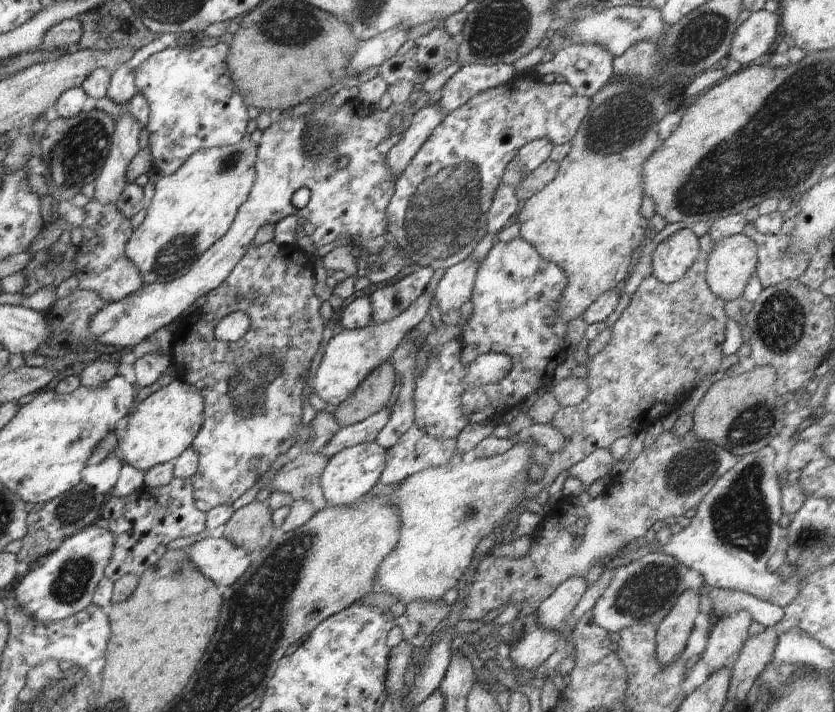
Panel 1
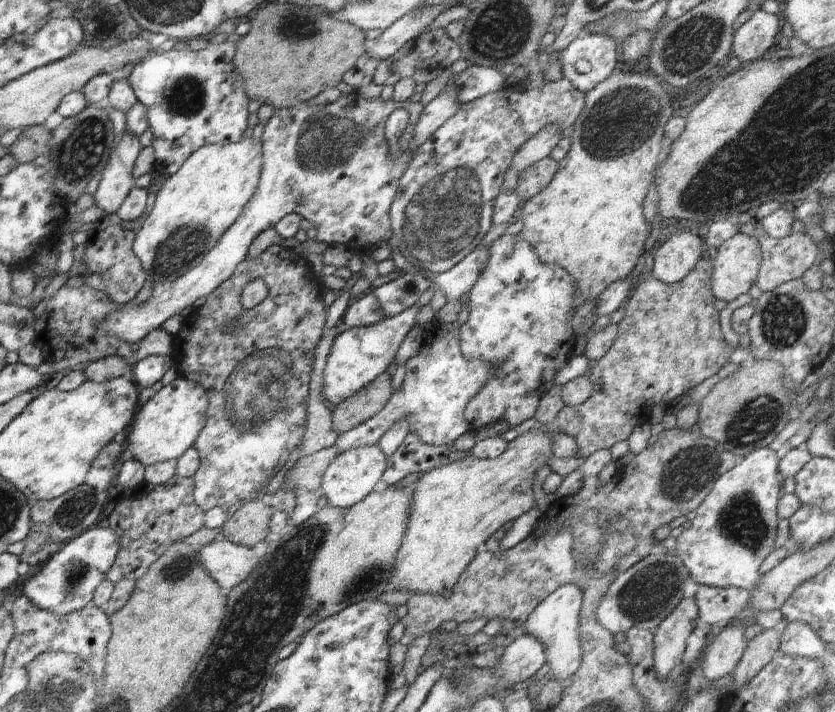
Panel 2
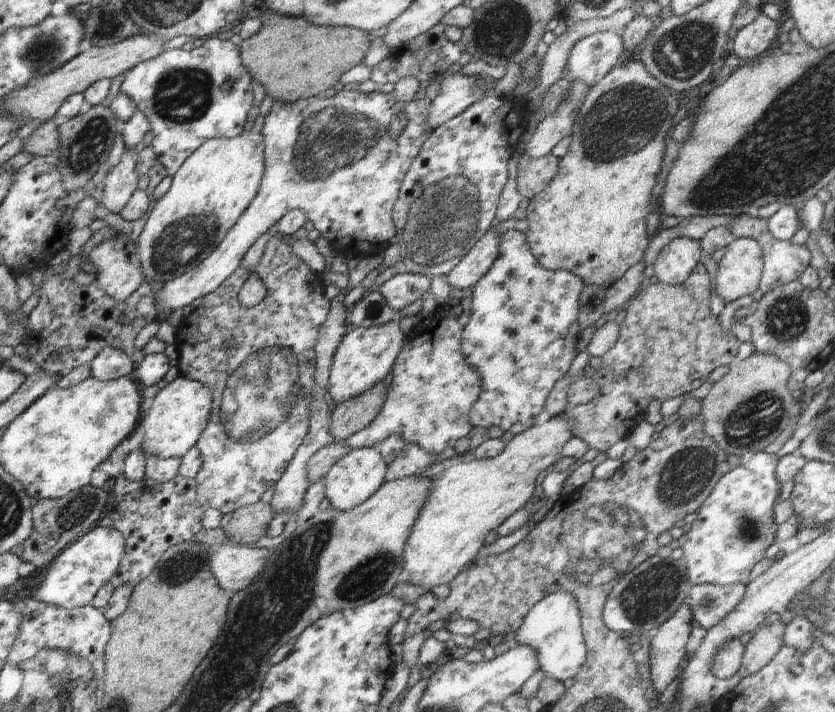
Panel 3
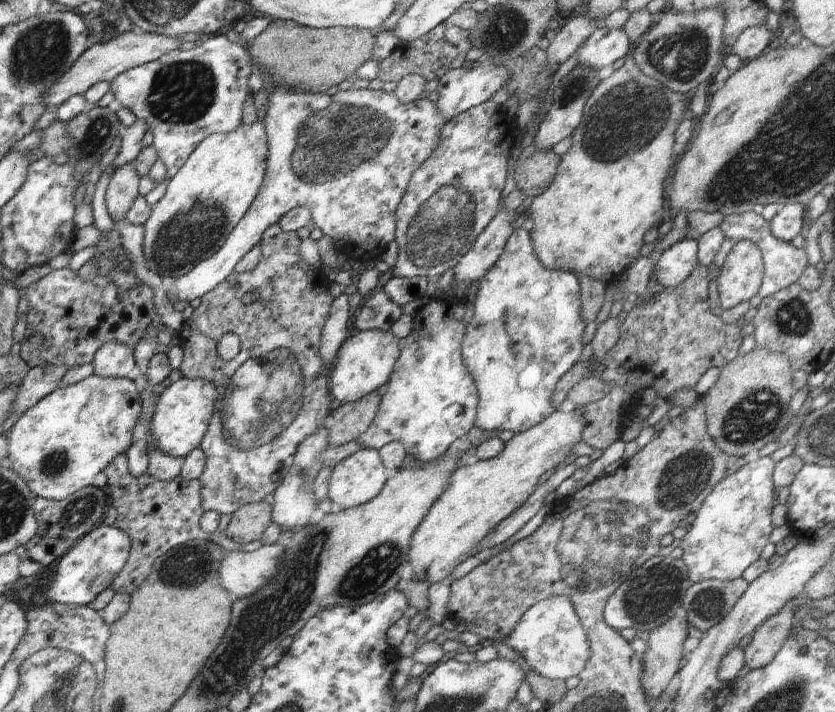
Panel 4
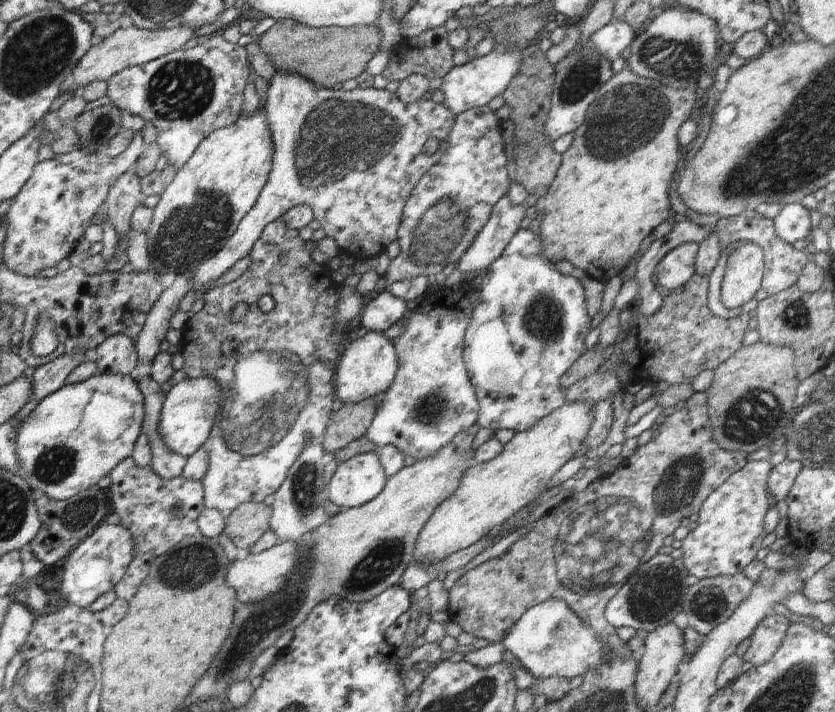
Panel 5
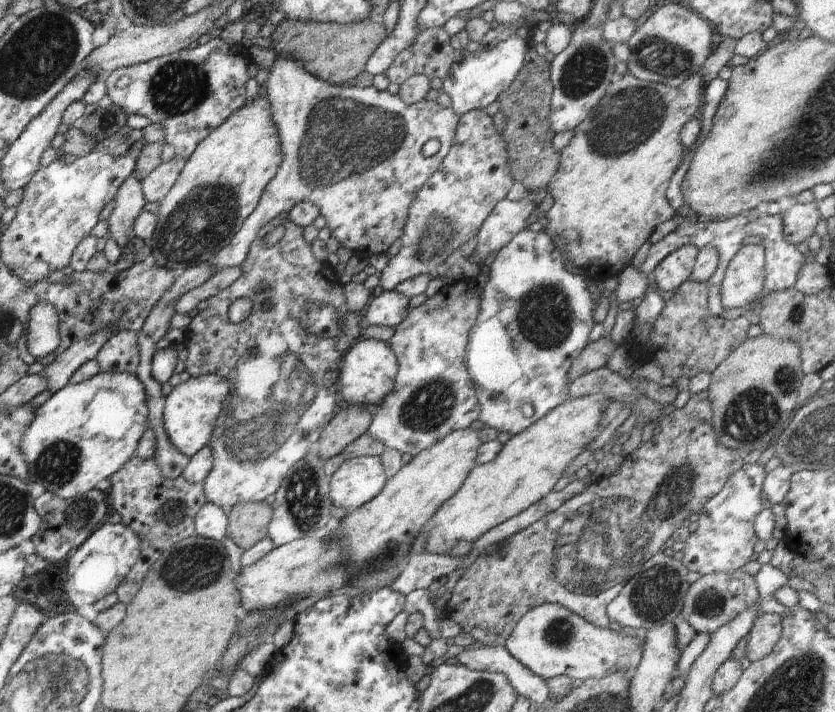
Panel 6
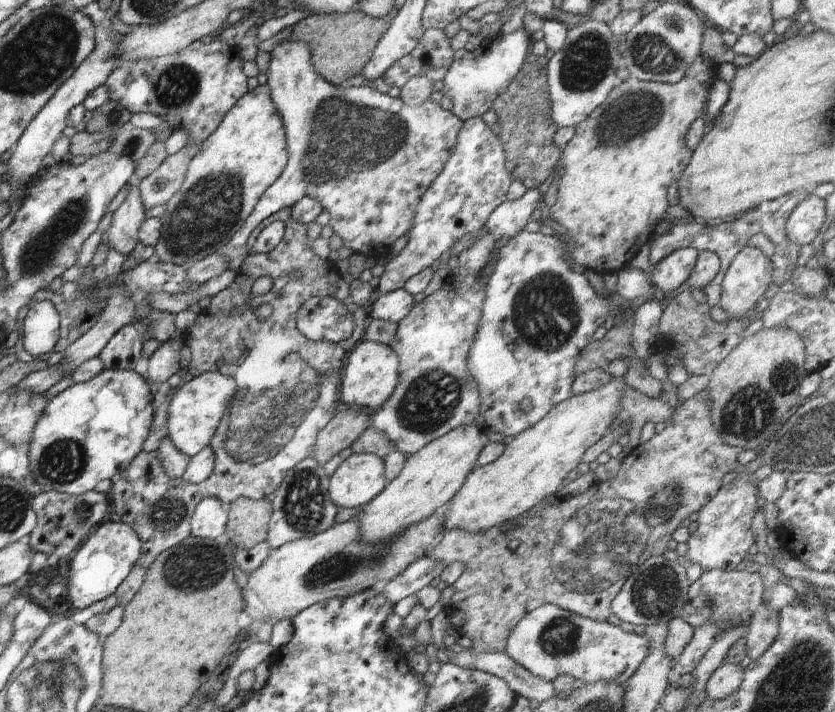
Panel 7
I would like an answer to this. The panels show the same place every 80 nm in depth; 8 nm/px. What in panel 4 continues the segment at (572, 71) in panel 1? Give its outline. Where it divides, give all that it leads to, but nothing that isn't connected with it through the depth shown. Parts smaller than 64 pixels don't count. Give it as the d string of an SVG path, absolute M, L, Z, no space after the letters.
M600 27L582 41L578 51L578 62L589 69L610 67L618 58L632 50L632 42L623 28Z

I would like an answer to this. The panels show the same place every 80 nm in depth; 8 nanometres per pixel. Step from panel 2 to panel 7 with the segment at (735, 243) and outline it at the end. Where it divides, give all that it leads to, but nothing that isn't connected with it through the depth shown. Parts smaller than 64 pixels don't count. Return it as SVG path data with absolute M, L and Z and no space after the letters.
M746 246L730 264L724 281L722 282L722 294L718 306L732 319L749 319L754 308L762 296L772 292L773 263L764 252L752 246Z

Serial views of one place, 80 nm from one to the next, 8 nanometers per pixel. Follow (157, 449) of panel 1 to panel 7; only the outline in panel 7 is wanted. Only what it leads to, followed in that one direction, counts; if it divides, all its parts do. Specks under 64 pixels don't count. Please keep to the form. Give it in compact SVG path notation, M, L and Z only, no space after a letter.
M206 372L178 387L168 404L167 427L168 436L178 451L192 457L209 447L232 396L236 394L236 386L234 377L227 377L220 372Z

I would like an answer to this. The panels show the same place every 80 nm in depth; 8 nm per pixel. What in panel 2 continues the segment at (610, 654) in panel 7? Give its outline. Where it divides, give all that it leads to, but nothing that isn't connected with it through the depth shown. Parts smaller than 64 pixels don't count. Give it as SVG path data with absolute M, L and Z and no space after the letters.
M576 585L558 587L534 607L520 628L522 634L530 635L543 646L545 662L550 666L550 674L554 674L556 680L561 682L565 678L570 678L582 662L583 650L579 631L582 601L582 591Z

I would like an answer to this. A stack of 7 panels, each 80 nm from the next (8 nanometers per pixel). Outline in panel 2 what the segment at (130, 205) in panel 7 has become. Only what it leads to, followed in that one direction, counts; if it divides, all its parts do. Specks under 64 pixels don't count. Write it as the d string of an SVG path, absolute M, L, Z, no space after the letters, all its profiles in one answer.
M126 129L123 138L121 140L118 138L102 180L93 195L95 204L106 213L116 213L134 187L136 178L133 175L133 168L140 151L138 137Z

